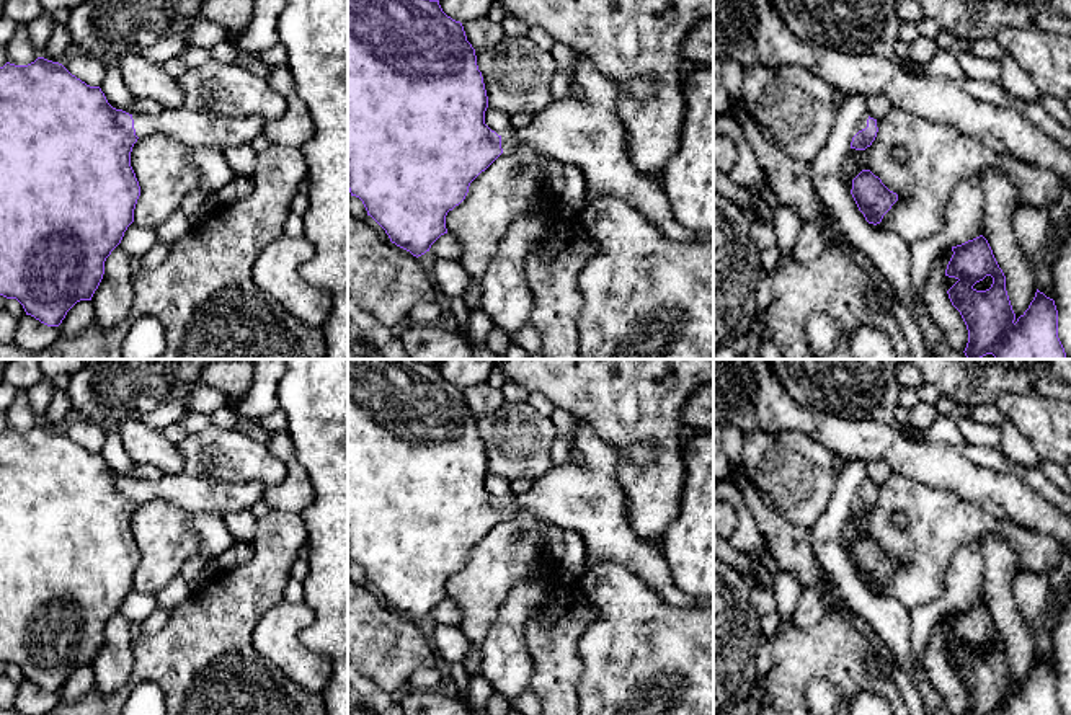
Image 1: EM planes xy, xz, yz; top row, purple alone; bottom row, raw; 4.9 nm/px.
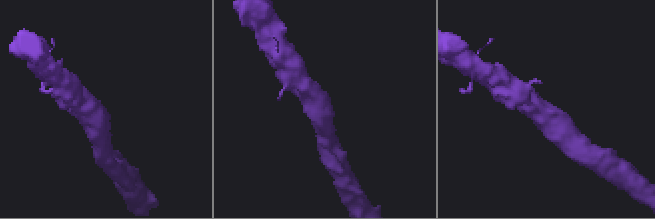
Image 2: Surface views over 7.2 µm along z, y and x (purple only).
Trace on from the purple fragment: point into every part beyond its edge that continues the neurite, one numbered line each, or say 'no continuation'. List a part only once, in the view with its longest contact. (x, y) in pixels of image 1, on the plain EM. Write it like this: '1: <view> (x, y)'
1: xy (193, 495)

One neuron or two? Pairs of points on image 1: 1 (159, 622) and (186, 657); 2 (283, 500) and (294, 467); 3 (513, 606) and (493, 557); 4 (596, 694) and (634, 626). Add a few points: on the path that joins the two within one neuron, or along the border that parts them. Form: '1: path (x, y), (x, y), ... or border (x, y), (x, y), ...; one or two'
1: border (170, 612), (168, 621), (159, 630), (142, 634); two
2: path (291, 492), (294, 488), (294, 475); one
3: border (546, 581), (521, 580), (488, 627); two
4: path (613, 678), (634, 657), (634, 642); one

